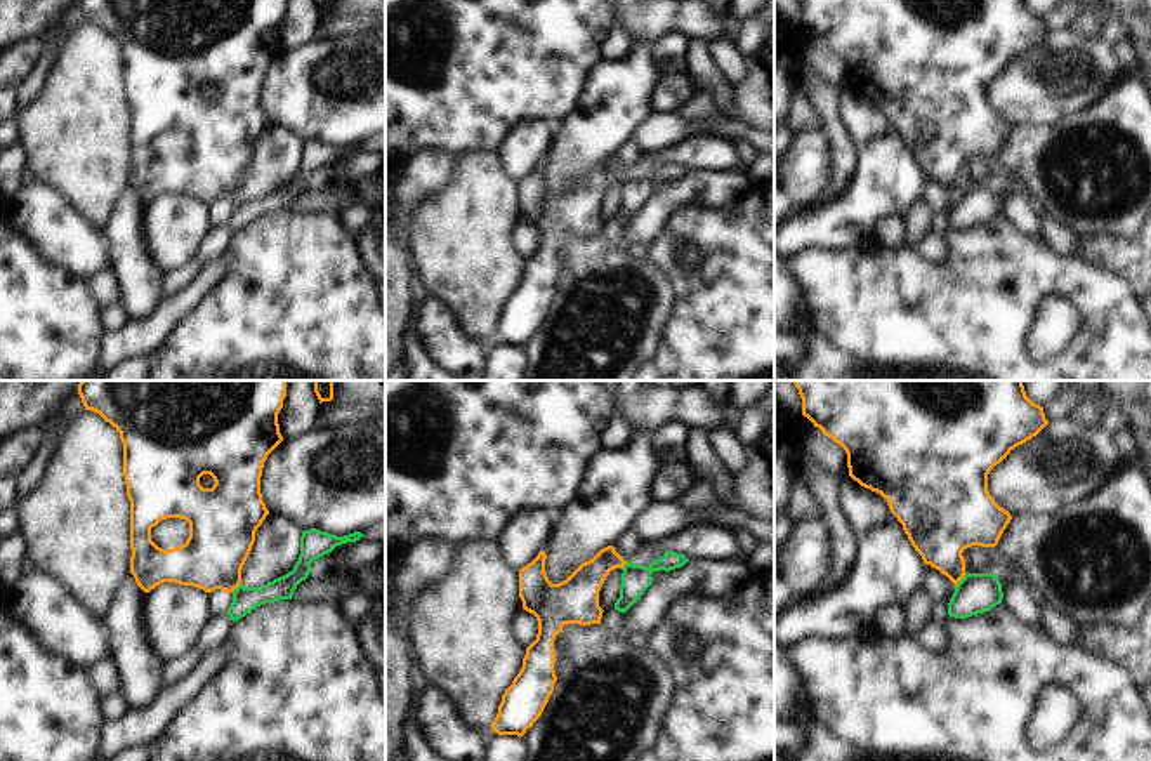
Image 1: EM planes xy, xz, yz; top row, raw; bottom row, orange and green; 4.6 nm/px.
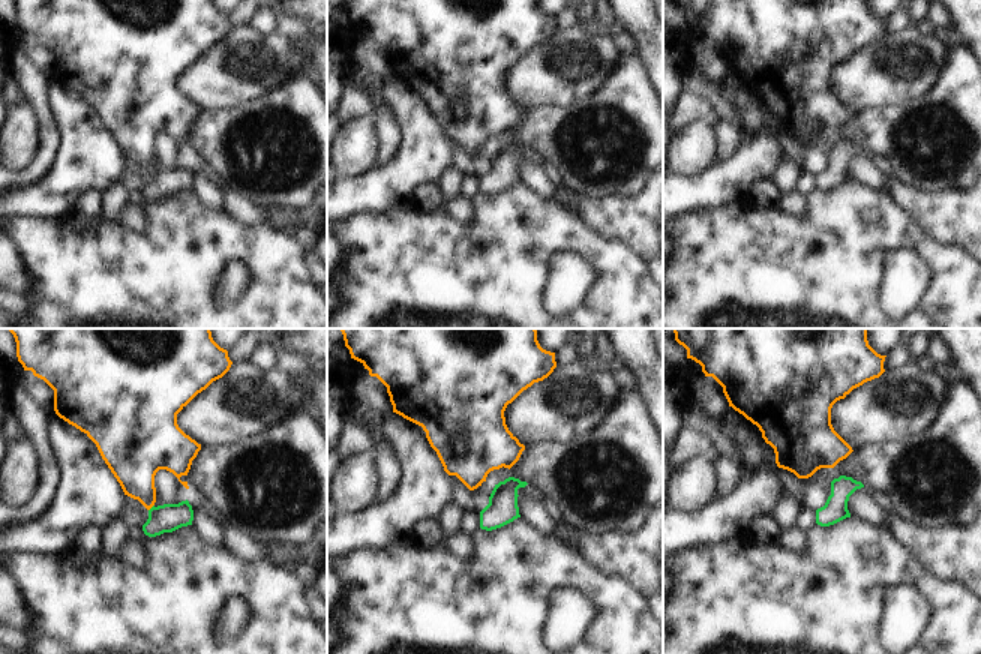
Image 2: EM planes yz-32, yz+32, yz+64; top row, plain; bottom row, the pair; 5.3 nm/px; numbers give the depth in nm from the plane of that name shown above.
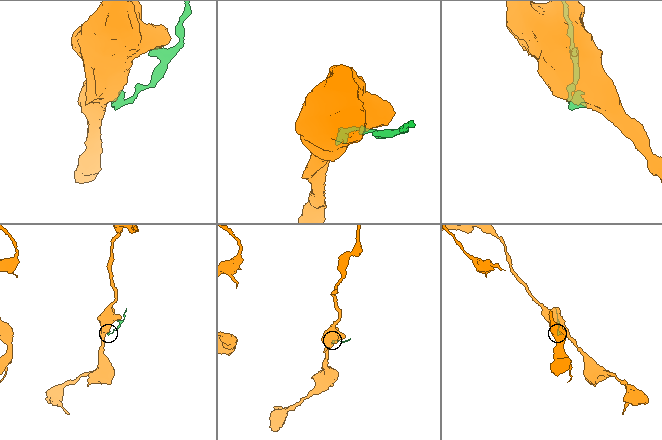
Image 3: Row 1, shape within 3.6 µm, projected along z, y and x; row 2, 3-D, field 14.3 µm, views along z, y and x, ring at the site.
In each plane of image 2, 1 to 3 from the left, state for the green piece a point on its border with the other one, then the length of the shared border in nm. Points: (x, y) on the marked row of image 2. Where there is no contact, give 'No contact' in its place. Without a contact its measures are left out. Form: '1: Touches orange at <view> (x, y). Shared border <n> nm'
1: Touches orange at yz-32 (152, 506). Shared border 50 nm
2: No contact
3: No contact.

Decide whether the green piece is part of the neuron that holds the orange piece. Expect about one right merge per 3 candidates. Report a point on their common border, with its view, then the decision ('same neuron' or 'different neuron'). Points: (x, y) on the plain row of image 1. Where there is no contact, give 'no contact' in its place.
yz (960, 190) | different neuron

